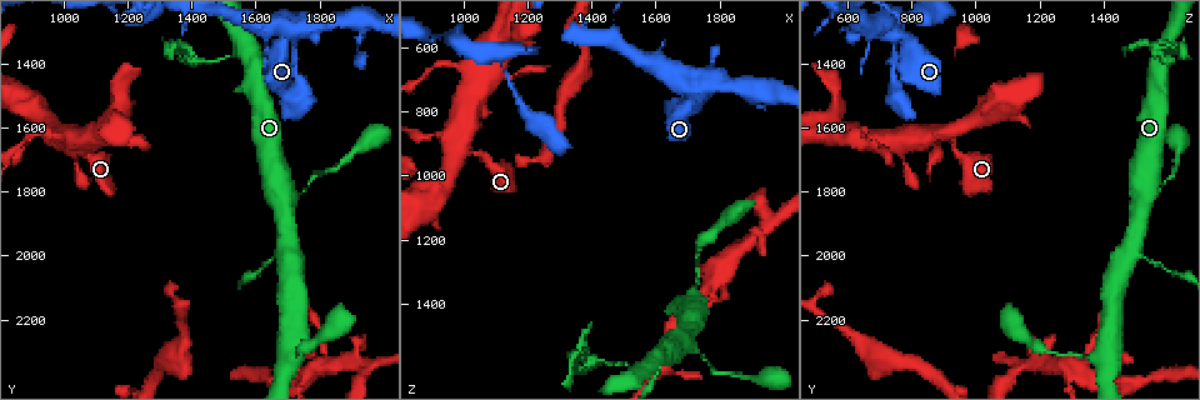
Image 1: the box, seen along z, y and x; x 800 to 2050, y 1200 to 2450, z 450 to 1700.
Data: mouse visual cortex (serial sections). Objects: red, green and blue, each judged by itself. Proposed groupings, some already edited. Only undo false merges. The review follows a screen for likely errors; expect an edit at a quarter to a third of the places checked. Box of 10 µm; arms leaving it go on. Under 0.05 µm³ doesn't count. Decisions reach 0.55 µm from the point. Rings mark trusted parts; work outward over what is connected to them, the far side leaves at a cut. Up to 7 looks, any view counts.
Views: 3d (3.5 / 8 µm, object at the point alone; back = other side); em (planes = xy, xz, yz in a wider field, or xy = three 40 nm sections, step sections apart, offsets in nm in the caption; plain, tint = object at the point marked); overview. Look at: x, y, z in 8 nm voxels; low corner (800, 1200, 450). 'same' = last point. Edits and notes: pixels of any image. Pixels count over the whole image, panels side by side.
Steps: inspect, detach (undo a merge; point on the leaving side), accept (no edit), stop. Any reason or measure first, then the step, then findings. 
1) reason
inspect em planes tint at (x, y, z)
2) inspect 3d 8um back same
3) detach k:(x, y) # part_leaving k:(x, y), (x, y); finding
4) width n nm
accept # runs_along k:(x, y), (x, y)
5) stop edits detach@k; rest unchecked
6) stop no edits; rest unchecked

thin arm on a thick one
inspect 3d 3.5um at (1570, 1360, 1590)

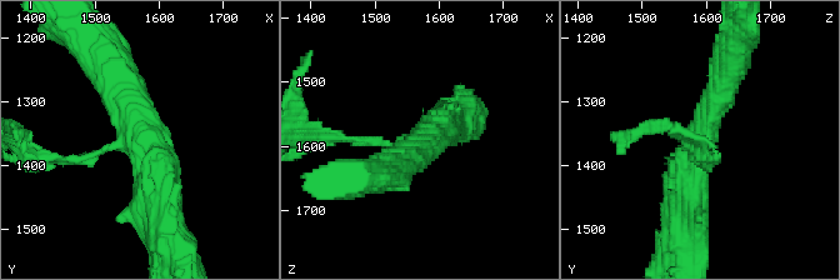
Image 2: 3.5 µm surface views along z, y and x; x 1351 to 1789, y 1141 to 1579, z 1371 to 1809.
inspect em xy step 2 tint at (1565, 1355, 1595)

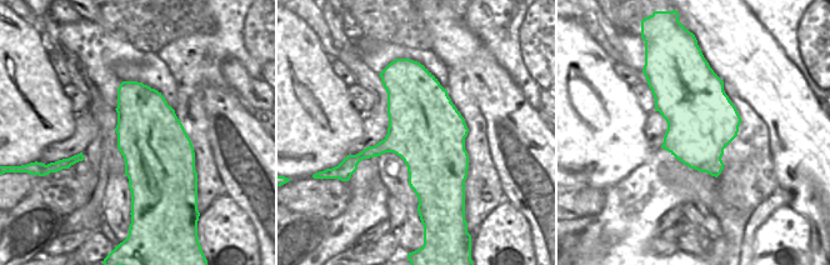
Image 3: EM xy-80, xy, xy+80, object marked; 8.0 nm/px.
arms 3
detach 2:(339, 135) # part_leaving 2:(381, 141), (313, 131); a second cell is stuck on

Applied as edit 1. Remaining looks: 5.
inspect overview

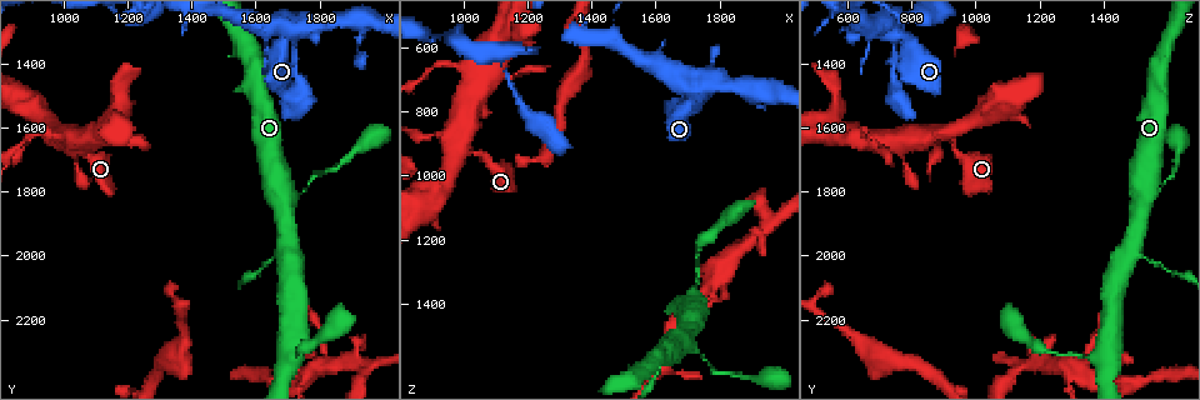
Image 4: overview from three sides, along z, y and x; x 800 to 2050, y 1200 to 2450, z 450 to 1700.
inspect 3d 3.5um at (1720, 1800, 1540)

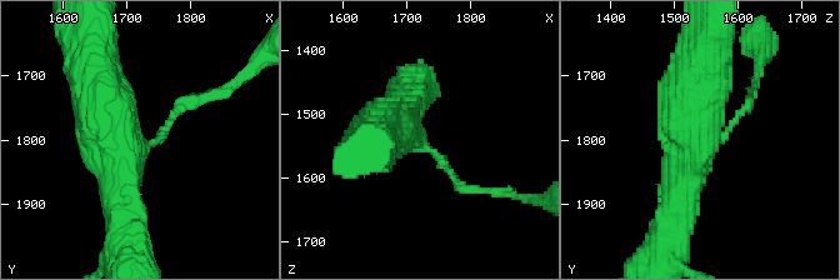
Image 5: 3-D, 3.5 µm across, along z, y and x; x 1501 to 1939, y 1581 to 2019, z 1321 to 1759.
now the EM
inspect em xy step 1 tint at (1715, 1805, 1540)

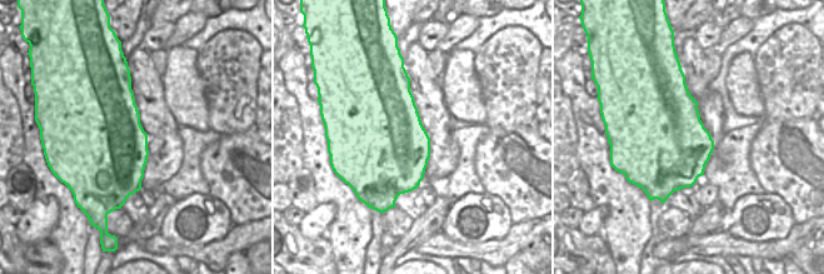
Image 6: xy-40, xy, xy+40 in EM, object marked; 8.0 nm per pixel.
width 700 nm
accept # runs_along 5:(94, 69), (125, 226); continuous, no second cell

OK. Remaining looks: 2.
four arms meet
inspect 3d 3.5um at (1010, 1630, 920)

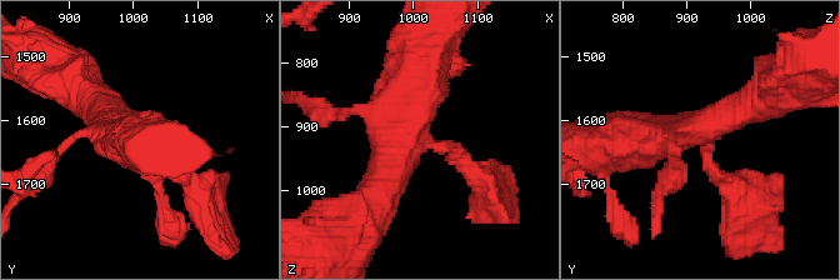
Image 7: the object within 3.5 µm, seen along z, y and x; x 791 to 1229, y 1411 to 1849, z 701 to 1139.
arms 4; arm_widths 200, 200, 450, 600 nm
inspect em planes tint at (1010, 1620, 915)

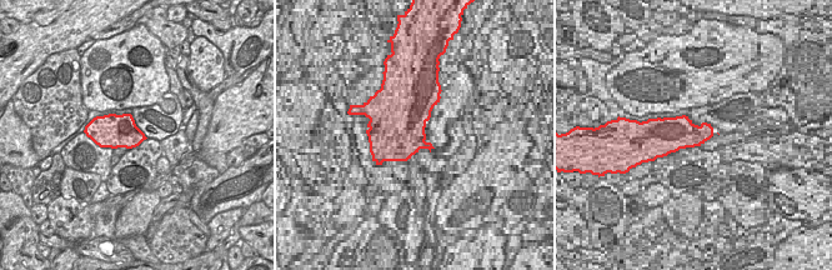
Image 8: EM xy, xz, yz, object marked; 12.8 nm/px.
accept # runs_along 7:(471, 170), (410, 129), (418, 64); continuous, no second cell

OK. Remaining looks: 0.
stop edits detach@2; rest unchecked

